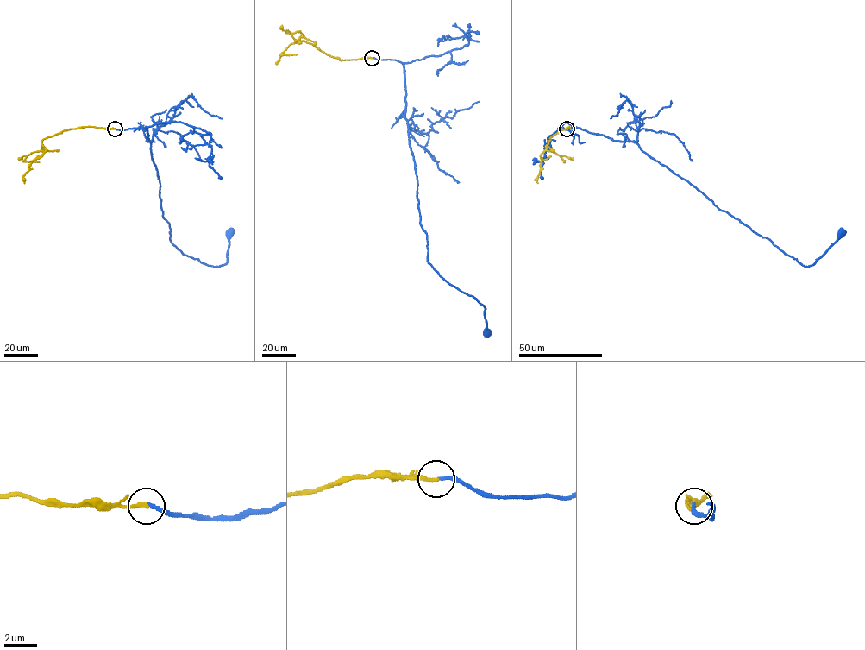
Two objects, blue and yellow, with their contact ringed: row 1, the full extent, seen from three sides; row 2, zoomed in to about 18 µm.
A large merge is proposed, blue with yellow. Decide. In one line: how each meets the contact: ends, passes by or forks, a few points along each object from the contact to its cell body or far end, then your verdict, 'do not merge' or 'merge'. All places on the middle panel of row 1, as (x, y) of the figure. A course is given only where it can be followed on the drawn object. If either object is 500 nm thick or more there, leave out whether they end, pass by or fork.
blue ends; yellow ends; course blue (372, 58), (396, 59), (404, 68), (404, 118), (427, 261), (448, 282), (482, 305), (486, 332); course yellow (372, 58), (340, 59), (299, 39), (304, 35), (300, 32), (291, 33), (282, 28); merge

